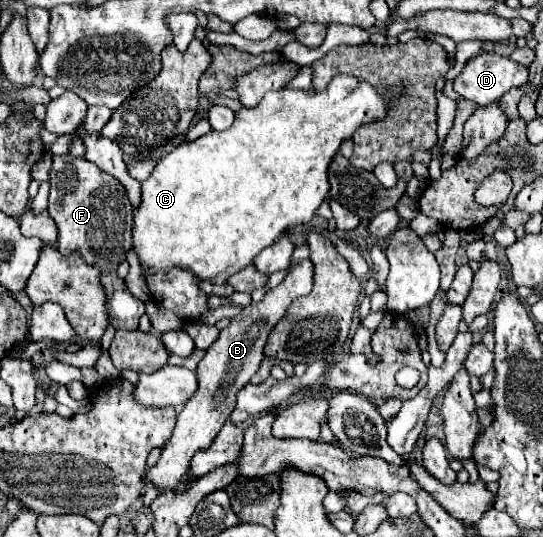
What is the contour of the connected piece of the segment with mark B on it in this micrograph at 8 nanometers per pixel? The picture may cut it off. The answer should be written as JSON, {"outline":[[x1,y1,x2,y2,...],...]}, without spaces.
{"outline":[[308,259,298,263,286,275,282,285,268,291,260,303,250,303,248,307,244,307,242,313,234,317,226,329,220,331,220,337,206,349,204,359,198,363,198,389,184,403,184,409,178,413,174,433,164,445,160,459,154,467,148,467,146,483,156,485,160,491,182,493,190,487,192,481,196,481,196,477,190,473,190,461,194,453,206,451,212,445,218,431,222,429,222,425,228,421,230,413,236,407,236,393,250,381,250,377,258,371,264,359,262,351,272,331,272,325,276,325,284,317,286,309,294,299,308,295,312,291,312,275,314,271]]}

